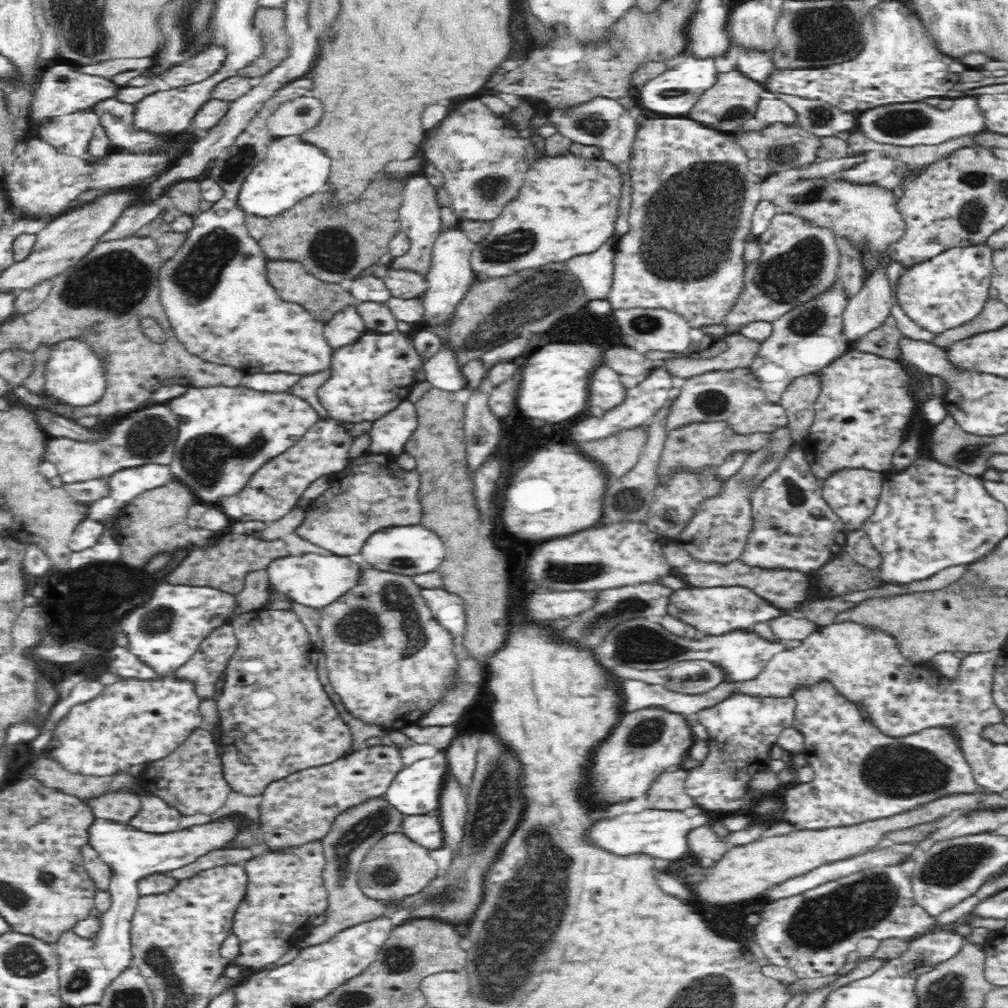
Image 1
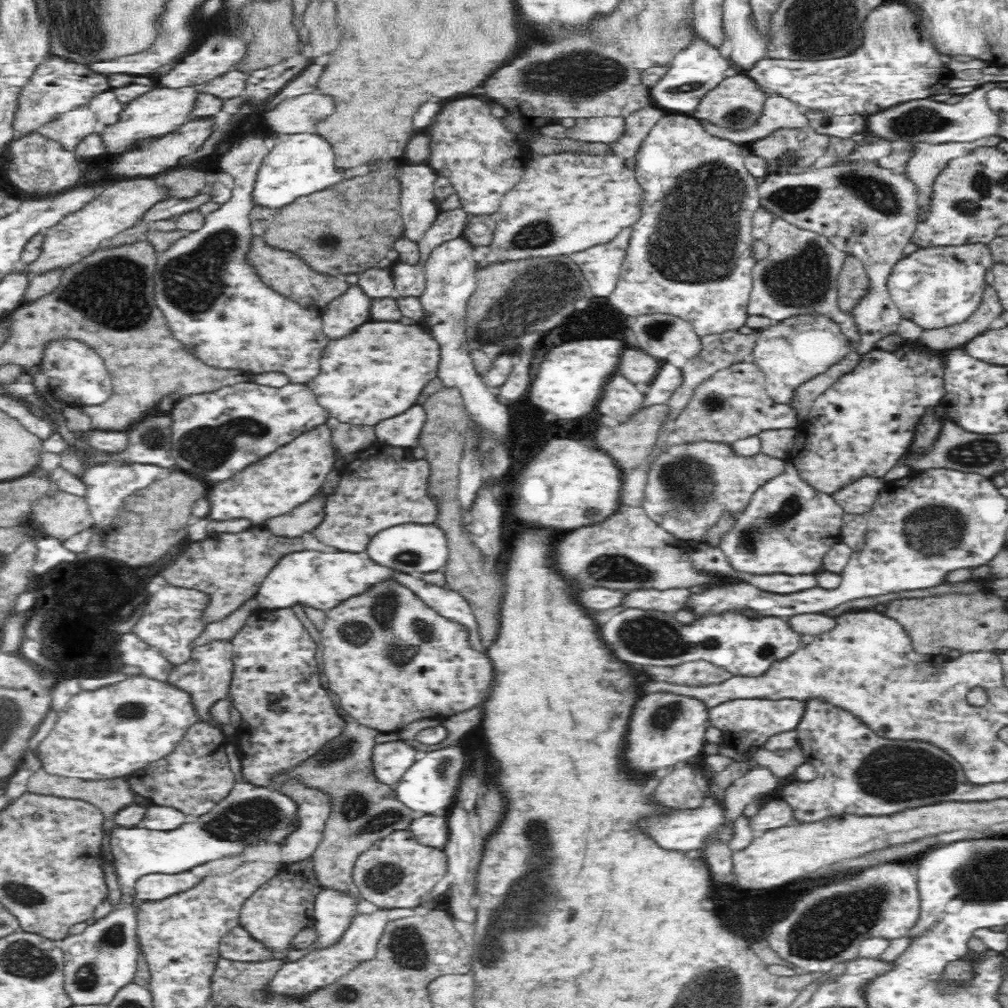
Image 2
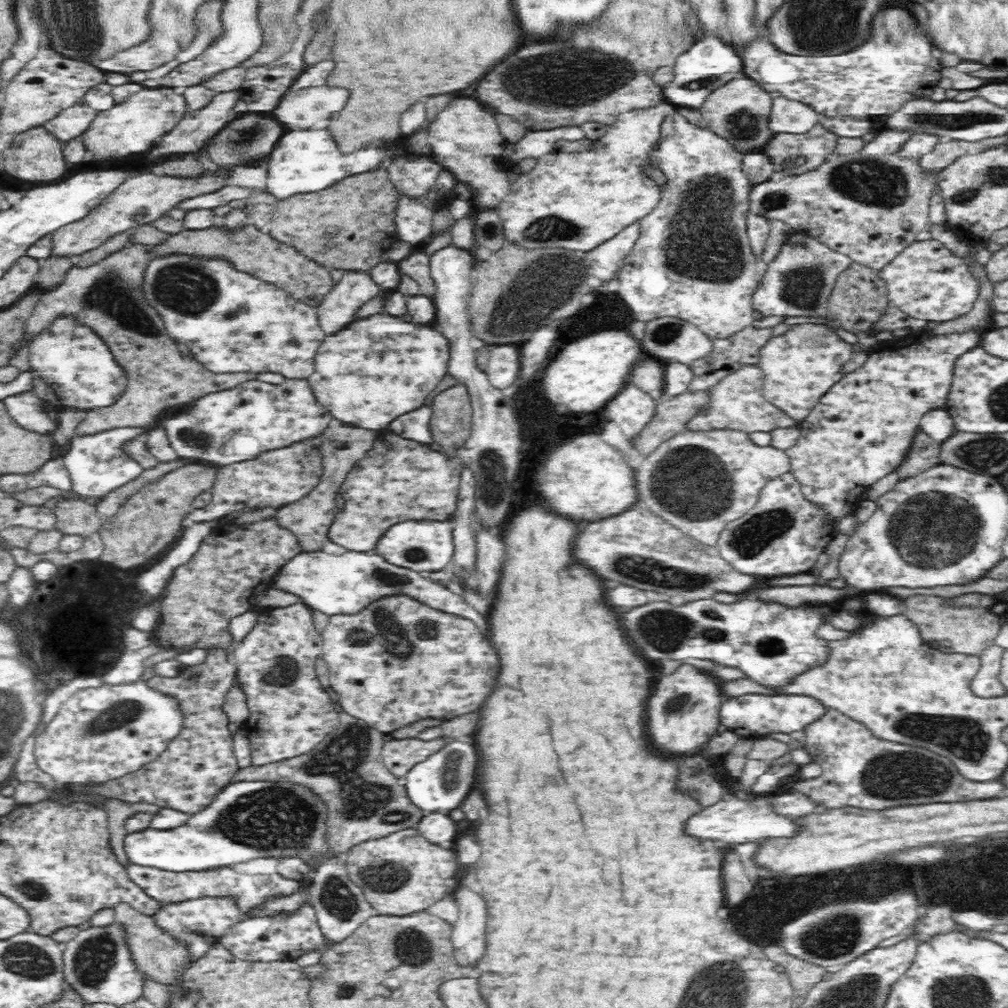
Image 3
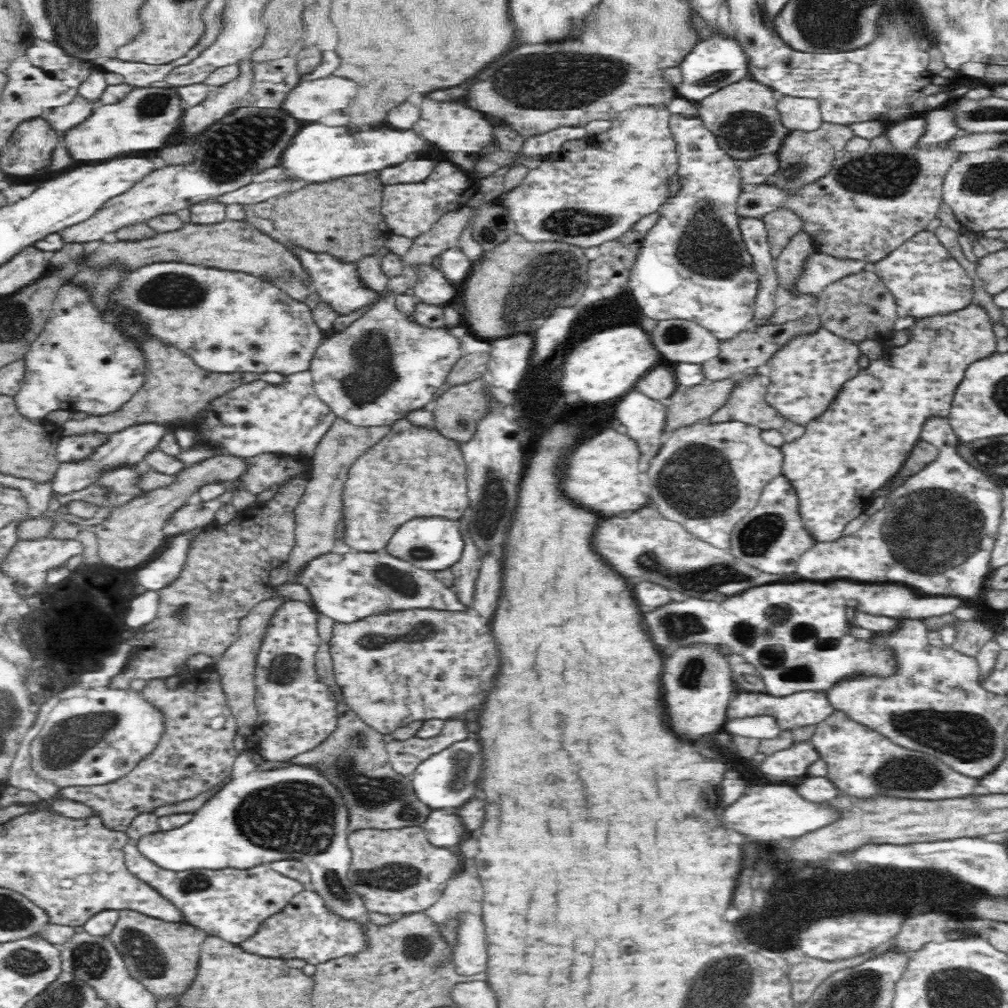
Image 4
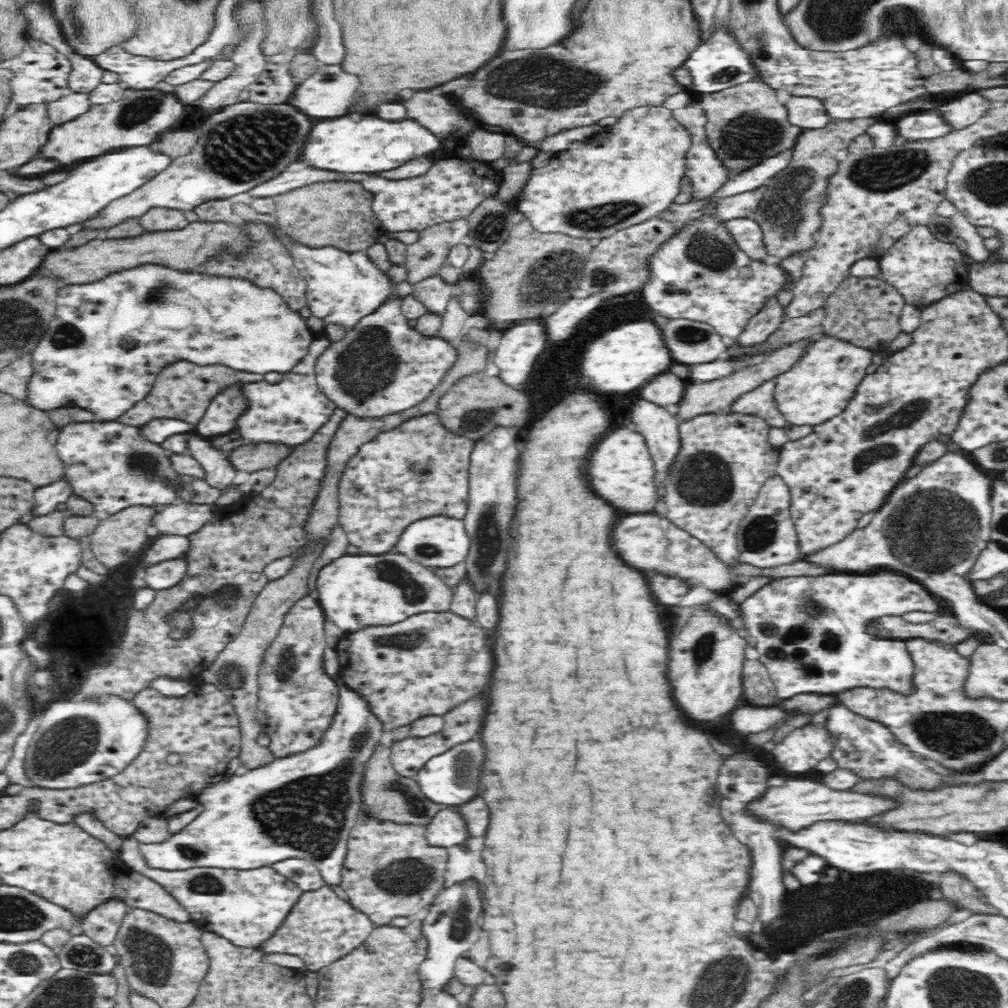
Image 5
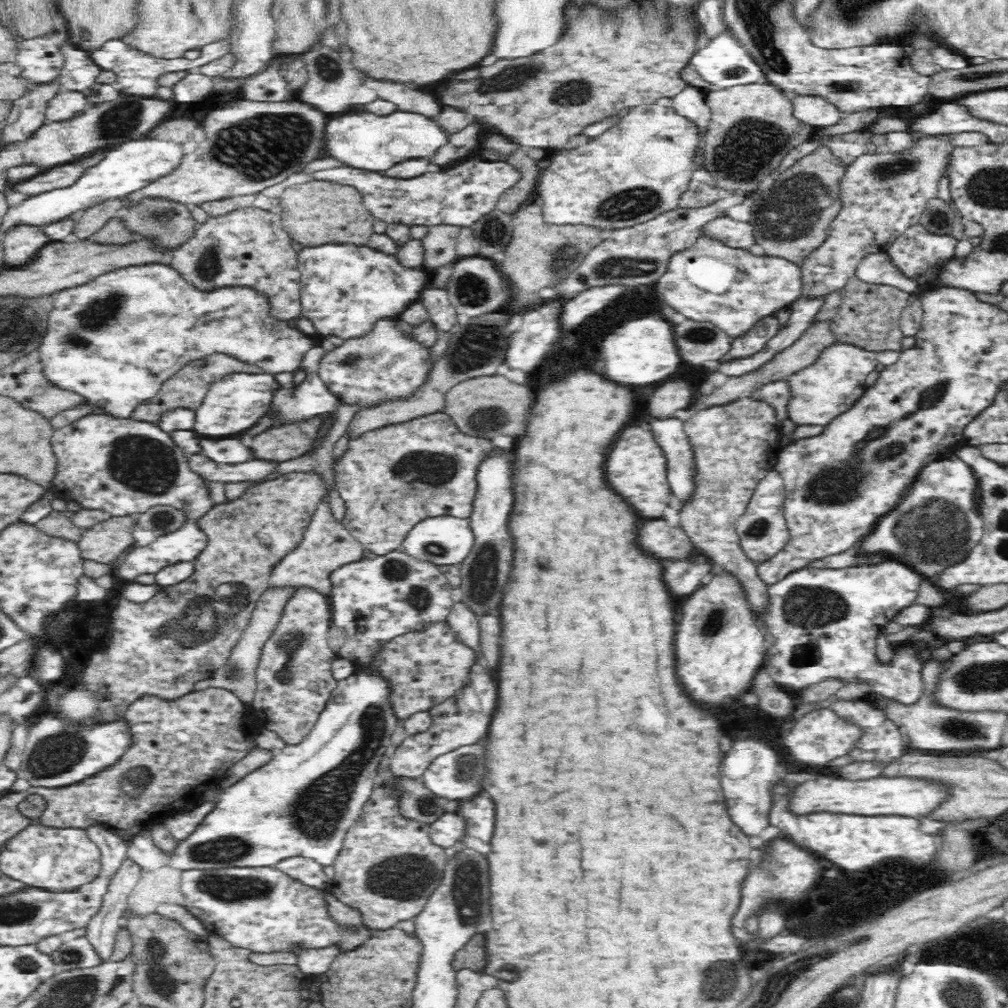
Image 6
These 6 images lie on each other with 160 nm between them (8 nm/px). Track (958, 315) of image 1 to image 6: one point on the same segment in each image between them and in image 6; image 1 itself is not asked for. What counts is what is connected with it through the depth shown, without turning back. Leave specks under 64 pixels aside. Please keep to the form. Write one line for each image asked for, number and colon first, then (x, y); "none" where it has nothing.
2: (938, 287)
3: (926, 281)
4: (925, 279)
5: (925, 270)
6: (918, 255)

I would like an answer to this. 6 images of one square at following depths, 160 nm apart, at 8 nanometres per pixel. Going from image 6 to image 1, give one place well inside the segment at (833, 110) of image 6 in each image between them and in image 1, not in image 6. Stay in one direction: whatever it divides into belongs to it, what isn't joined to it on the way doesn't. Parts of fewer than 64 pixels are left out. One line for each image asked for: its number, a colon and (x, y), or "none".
1: (768, 111)
2: (777, 112)
3: (787, 116)
4: (796, 114)
5: (805, 112)

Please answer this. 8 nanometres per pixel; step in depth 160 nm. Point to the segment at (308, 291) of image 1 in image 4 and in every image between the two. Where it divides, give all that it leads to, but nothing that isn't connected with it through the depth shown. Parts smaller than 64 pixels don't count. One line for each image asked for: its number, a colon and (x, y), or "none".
2: (287, 273)
3: (252, 251)
4: (235, 246)

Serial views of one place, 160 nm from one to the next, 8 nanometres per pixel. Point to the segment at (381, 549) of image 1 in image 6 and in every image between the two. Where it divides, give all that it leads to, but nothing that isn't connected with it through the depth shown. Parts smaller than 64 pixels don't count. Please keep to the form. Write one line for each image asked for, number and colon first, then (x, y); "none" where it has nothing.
2: (411, 548)
3: (425, 546)
4: (437, 539)
5: (438, 541)
6: (442, 540)

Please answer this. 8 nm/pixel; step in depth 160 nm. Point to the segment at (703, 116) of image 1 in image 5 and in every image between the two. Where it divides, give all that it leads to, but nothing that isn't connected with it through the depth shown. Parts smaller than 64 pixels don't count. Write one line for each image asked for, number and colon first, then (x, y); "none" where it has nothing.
2: (737, 103)
3: (739, 110)
4: (743, 116)
5: (746, 123)

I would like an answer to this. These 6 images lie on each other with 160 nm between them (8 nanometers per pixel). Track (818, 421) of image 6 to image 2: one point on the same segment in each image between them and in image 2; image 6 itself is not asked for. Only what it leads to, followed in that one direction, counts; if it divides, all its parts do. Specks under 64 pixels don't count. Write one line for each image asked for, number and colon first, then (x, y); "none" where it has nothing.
2: (790, 352)
3: (800, 365)
4: (805, 373)
5: (817, 387)

